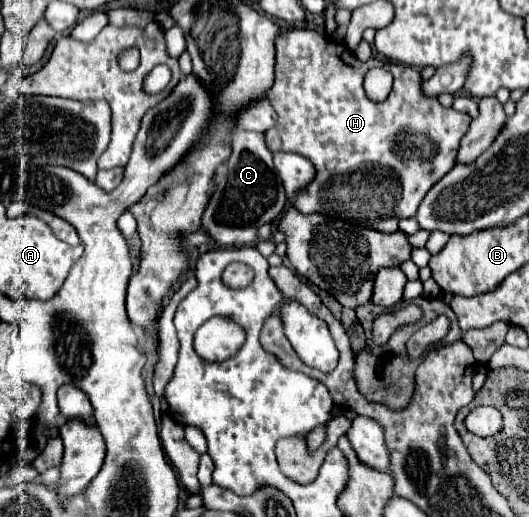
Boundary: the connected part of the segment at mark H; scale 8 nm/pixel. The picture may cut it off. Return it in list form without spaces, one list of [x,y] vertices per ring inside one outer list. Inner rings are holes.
[[[296,27],[296,29],[290,29],[282,35],[278,35],[276,39],[276,77],[274,77],[274,85],[268,89],[268,99],[274,107],[274,111],[278,113],[278,121],[274,127],[270,127],[266,133],[264,133],[264,139],[266,139],[266,147],[272,151],[272,153],[278,153],[278,151],[292,151],[292,153],[298,153],[298,155],[304,155],[306,159],[310,159],[316,167],[316,179],[308,185],[308,191],[302,191],[300,195],[296,195],[296,199],[292,201],[294,205],[300,207],[302,213],[312,213],[312,211],[320,211],[328,217],[334,217],[334,219],[344,219],[344,221],[350,221],[354,225],[362,225],[362,227],[372,227],[376,231],[382,231],[382,233],[392,233],[392,231],[398,231],[398,221],[400,219],[408,219],[408,217],[414,217],[416,211],[418,211],[418,205],[422,203],[424,195],[432,189],[432,183],[438,183],[456,163],[456,151],[460,147],[460,139],[466,135],[468,127],[470,127],[471,117],[464,115],[464,113],[458,113],[454,111],[452,107],[450,109],[444,109],[436,97],[424,97],[422,91],[420,91],[420,73],[414,69],[414,67],[408,67],[408,65],[400,65],[400,63],[386,63],[386,61],[378,61],[378,59],[368,59],[366,63],[360,63],[356,59],[356,55],[352,51],[348,51],[348,47],[344,47],[344,43],[338,43],[330,37],[326,37],[326,33],[318,33],[314,29],[308,29],[308,27]],[[372,67],[384,67],[388,69],[392,75],[394,75],[394,85],[392,85],[392,91],[390,95],[386,97],[386,101],[382,103],[374,103],[366,97],[364,93],[364,87],[362,87],[362,79],[366,75],[368,69]]]

